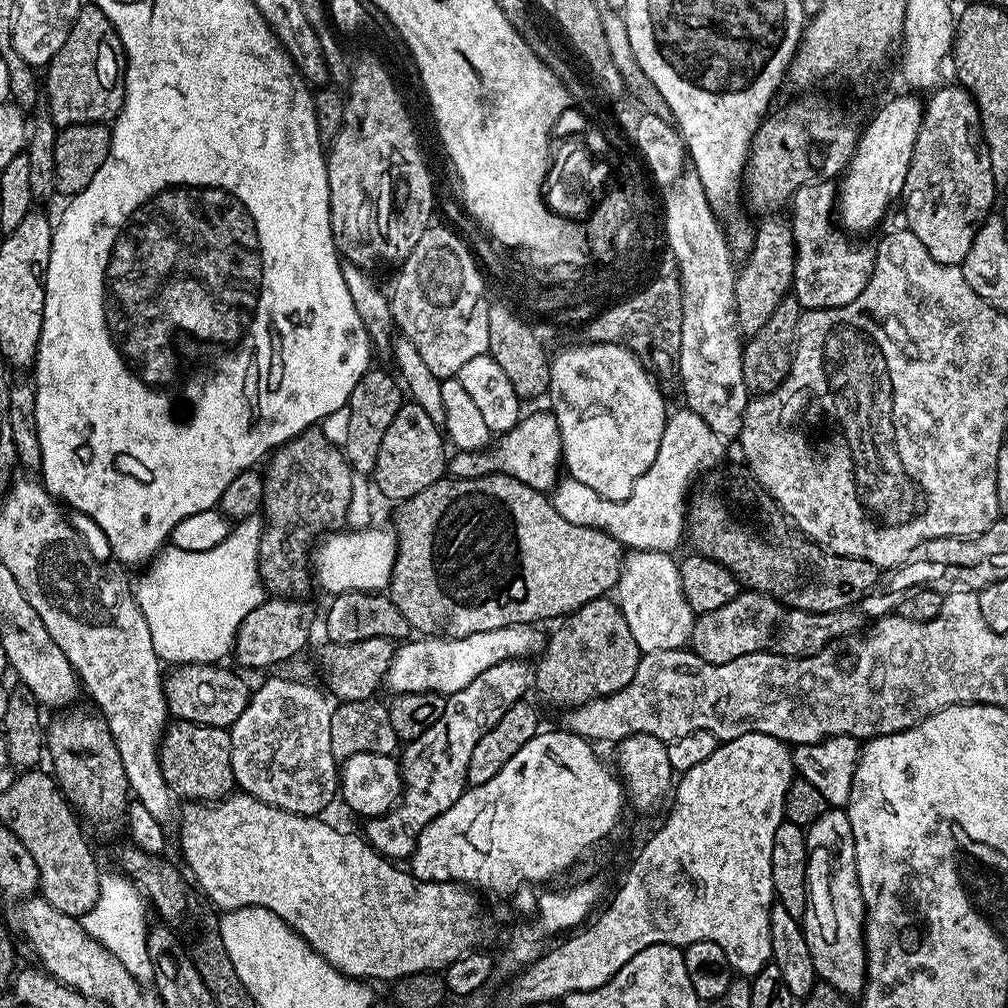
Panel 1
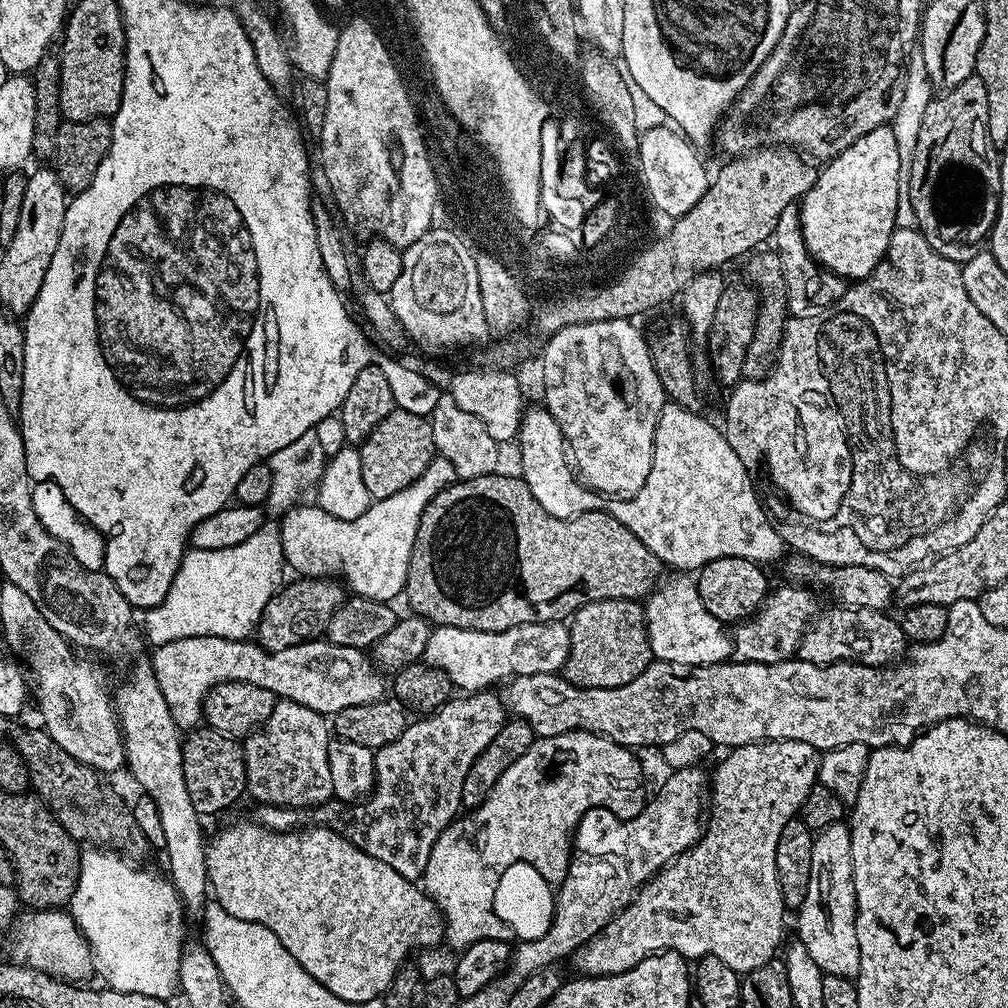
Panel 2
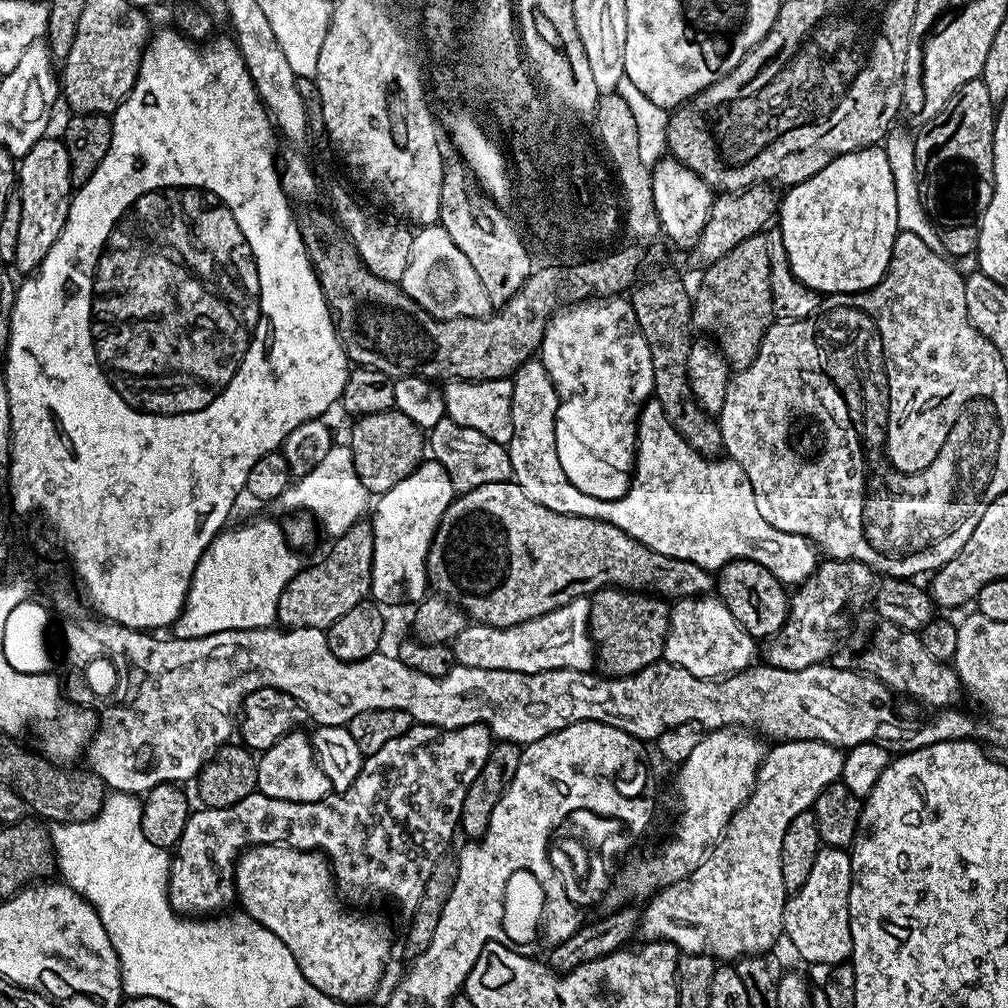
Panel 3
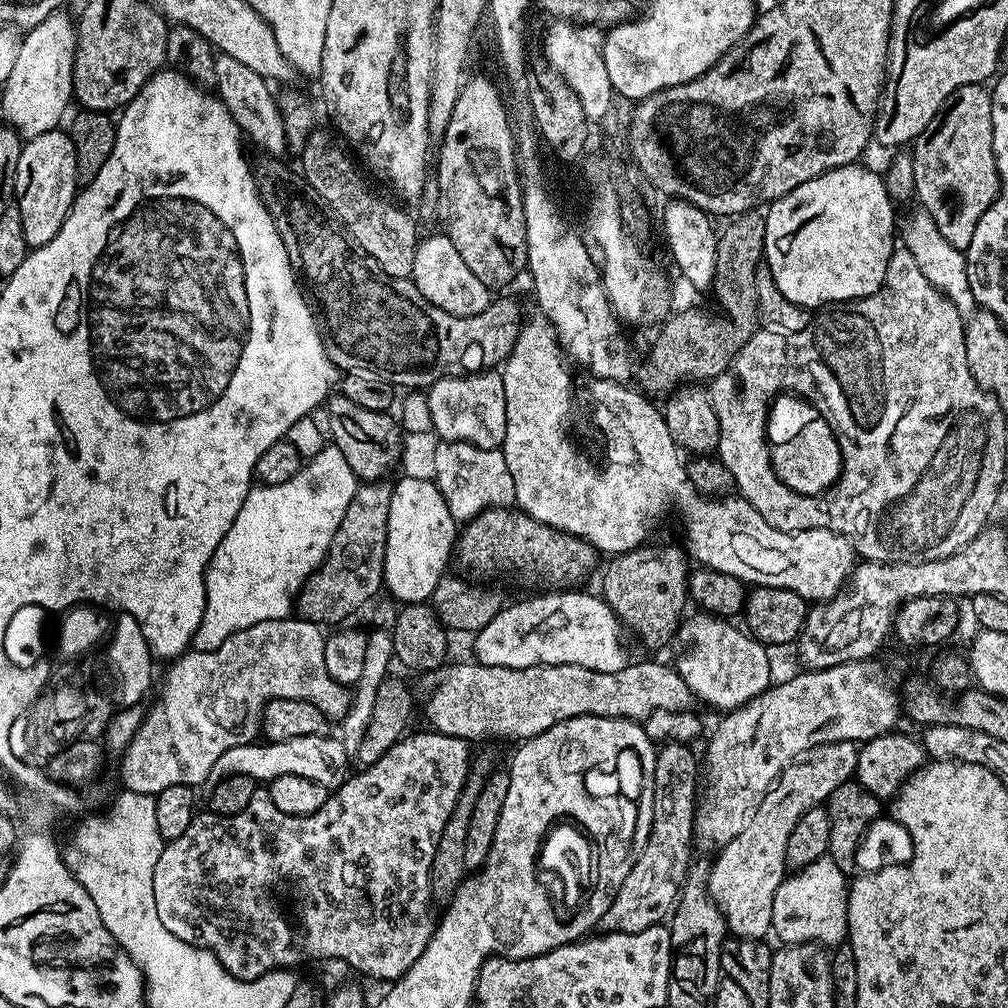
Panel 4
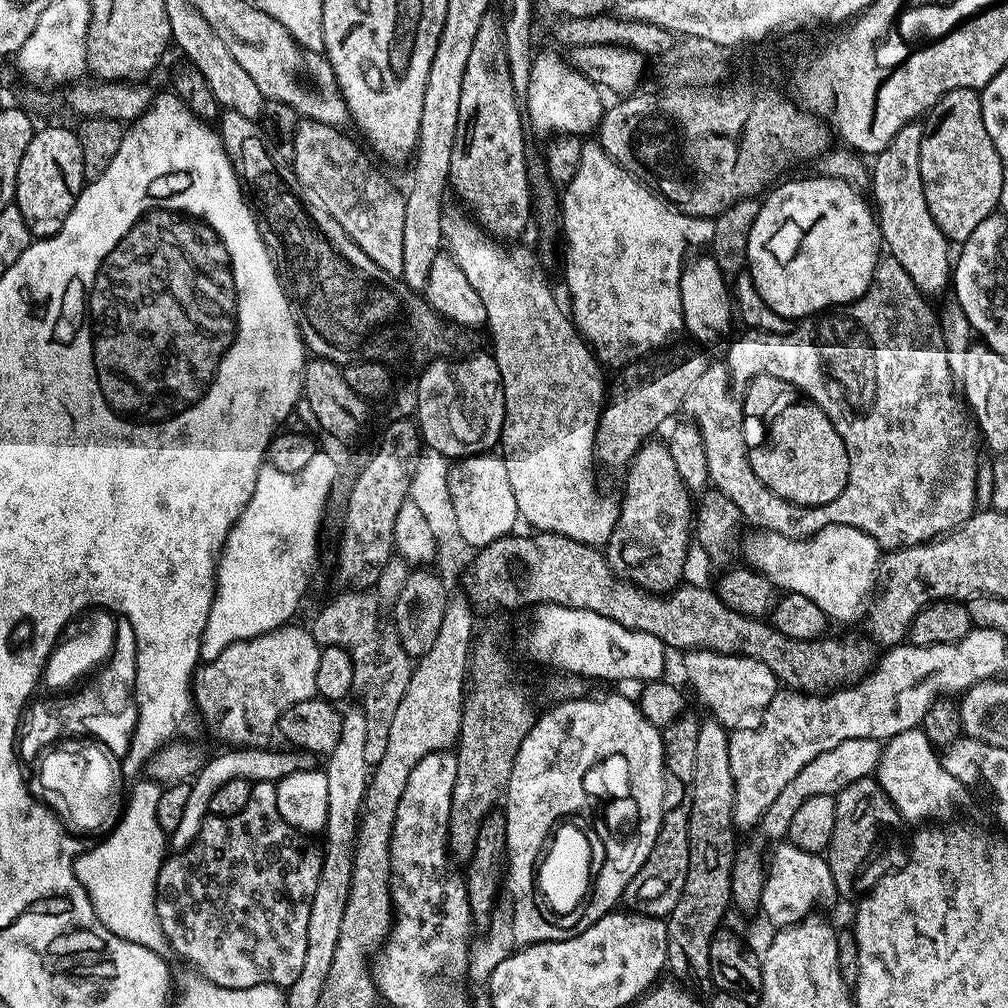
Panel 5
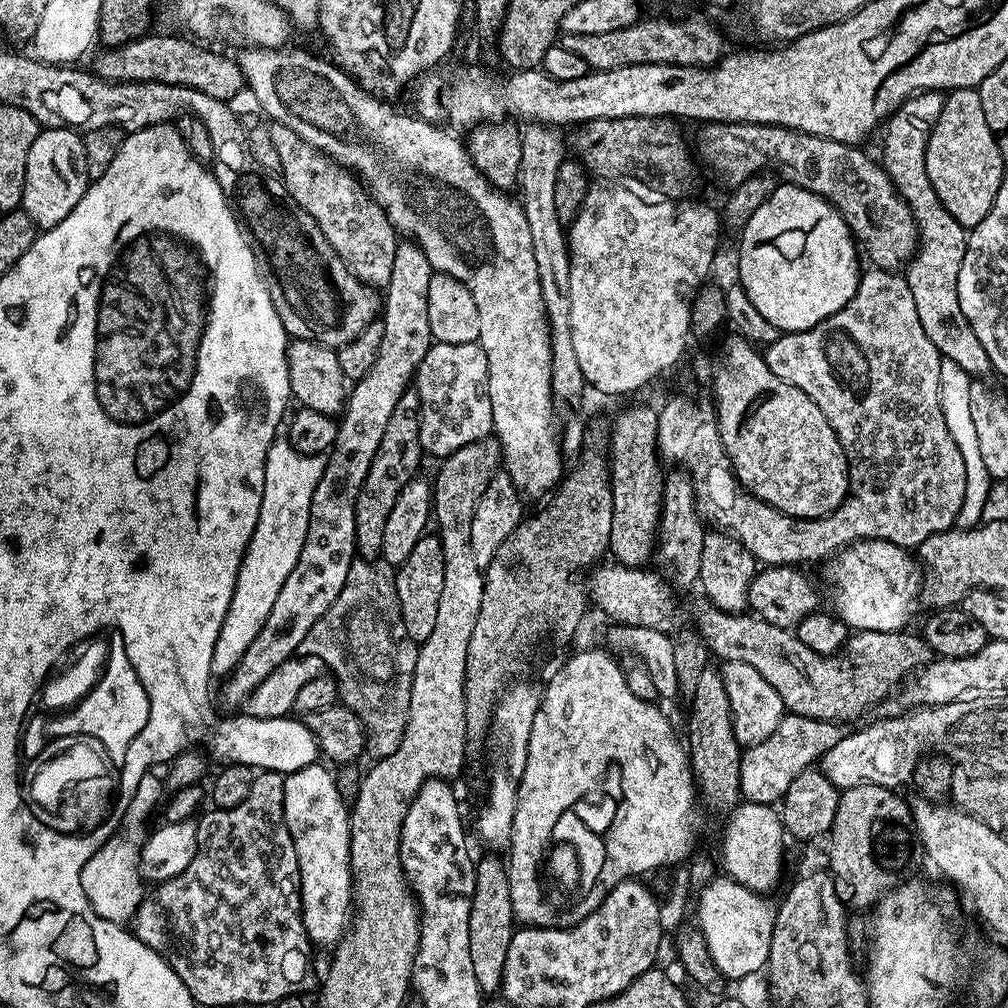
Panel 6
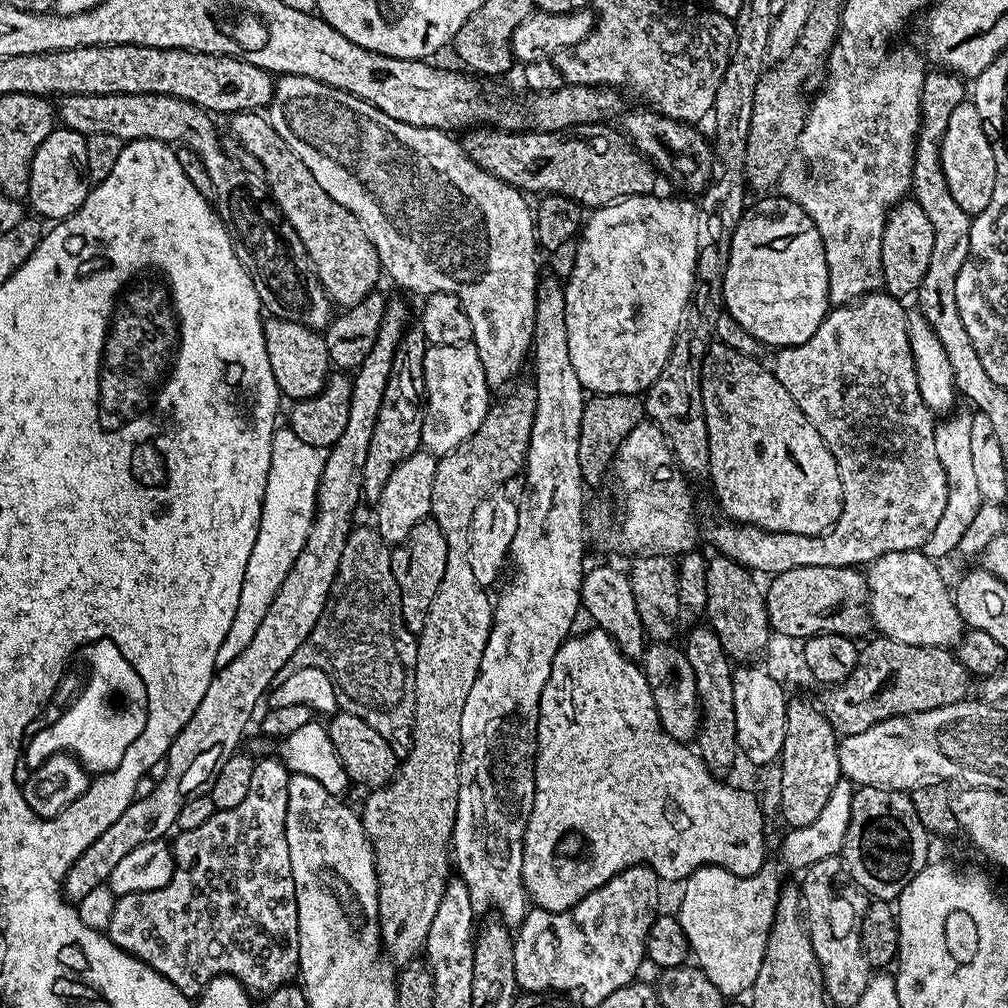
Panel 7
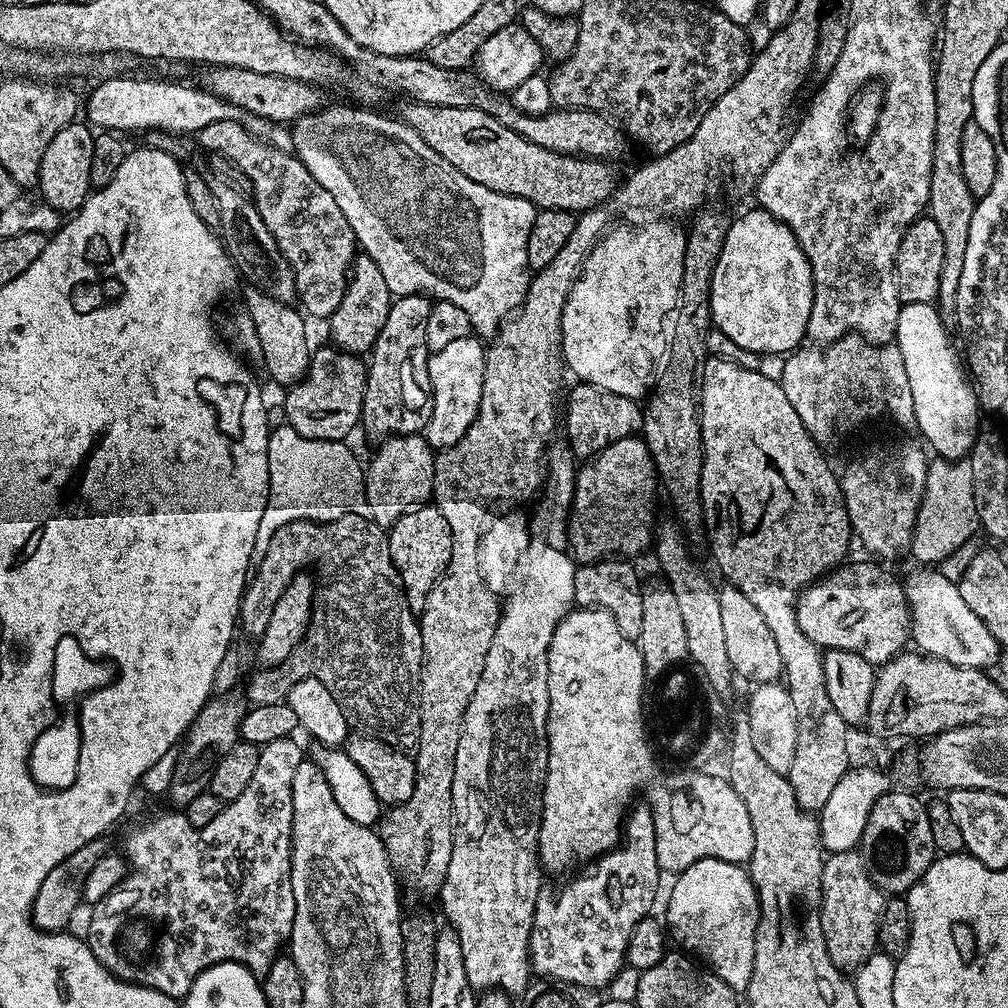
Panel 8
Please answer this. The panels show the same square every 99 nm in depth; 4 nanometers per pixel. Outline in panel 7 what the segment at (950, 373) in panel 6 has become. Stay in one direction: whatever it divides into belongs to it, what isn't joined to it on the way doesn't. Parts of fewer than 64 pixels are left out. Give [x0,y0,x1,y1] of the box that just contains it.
[922,410,983,560]

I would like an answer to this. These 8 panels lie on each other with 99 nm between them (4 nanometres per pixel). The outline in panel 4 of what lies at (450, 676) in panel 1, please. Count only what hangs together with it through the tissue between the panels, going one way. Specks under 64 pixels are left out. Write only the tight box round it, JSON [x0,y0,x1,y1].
[475,590,630,672]

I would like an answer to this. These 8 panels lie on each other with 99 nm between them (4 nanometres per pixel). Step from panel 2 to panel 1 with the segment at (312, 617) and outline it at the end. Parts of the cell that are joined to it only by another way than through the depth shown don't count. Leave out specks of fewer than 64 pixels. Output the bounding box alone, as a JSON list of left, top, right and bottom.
[234,598,312,668]

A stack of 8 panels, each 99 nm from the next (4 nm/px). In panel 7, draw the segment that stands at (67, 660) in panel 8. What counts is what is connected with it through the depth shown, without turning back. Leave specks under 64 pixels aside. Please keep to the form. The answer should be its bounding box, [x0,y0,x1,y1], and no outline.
[28,634,149,780]

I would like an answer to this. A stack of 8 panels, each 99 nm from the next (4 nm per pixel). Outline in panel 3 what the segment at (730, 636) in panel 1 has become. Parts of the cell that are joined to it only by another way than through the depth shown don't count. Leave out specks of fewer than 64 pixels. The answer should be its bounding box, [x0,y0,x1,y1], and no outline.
[762,559,874,670]

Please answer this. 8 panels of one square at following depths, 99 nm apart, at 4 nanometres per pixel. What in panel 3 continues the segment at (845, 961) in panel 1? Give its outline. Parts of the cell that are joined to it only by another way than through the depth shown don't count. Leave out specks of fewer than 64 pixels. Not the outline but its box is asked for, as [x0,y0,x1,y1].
[784,847,852,964]

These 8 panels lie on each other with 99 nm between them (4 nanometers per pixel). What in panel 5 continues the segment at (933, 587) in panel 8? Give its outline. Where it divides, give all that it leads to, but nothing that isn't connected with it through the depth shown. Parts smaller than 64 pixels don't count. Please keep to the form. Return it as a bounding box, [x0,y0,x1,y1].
[742,525,882,624]

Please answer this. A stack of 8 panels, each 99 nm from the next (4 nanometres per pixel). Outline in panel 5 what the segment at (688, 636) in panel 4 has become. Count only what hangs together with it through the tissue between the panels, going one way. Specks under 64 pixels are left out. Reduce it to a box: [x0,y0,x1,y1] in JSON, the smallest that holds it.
[684,648,778,730]

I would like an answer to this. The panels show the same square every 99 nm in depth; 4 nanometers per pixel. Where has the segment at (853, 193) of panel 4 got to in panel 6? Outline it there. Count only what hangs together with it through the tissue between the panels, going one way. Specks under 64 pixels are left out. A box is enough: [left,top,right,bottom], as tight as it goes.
[738,183,862,333]

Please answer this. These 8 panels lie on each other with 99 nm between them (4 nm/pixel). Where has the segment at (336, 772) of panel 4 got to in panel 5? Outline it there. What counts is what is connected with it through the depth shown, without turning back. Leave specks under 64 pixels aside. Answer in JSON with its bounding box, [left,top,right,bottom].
[170,746,313,850]

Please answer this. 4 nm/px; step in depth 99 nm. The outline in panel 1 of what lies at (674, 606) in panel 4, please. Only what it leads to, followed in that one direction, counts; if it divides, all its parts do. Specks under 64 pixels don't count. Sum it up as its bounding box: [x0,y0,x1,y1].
[534,598,642,710]

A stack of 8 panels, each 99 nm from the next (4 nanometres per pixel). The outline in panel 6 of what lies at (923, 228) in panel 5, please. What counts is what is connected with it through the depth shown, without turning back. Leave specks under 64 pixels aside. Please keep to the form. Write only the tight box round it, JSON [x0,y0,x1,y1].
[882,92,992,378]

